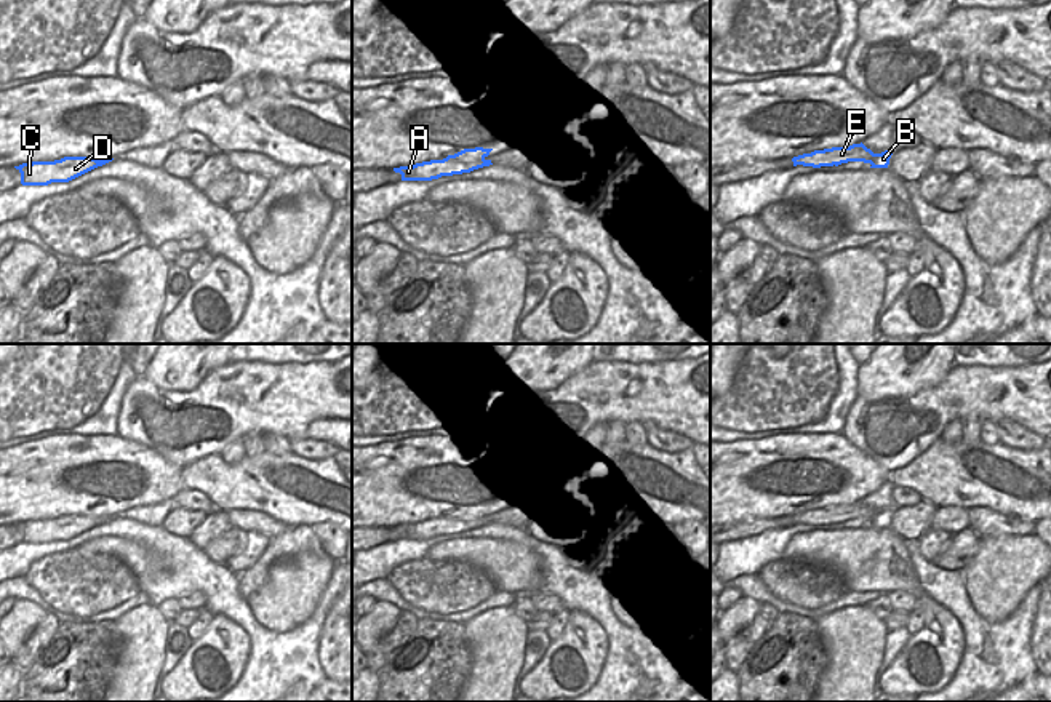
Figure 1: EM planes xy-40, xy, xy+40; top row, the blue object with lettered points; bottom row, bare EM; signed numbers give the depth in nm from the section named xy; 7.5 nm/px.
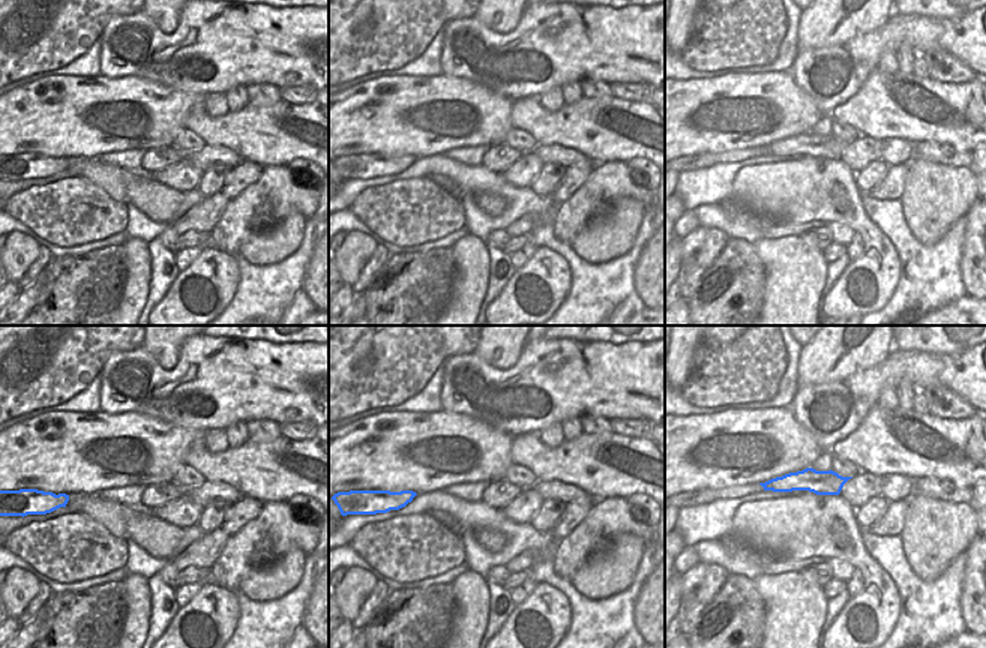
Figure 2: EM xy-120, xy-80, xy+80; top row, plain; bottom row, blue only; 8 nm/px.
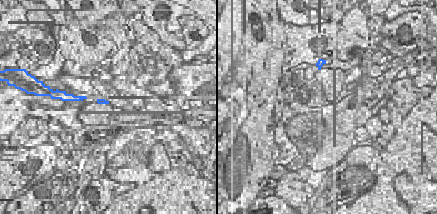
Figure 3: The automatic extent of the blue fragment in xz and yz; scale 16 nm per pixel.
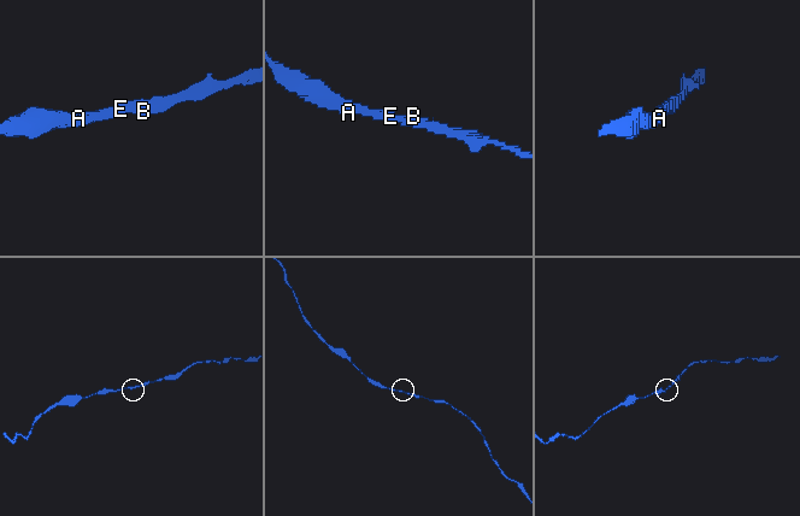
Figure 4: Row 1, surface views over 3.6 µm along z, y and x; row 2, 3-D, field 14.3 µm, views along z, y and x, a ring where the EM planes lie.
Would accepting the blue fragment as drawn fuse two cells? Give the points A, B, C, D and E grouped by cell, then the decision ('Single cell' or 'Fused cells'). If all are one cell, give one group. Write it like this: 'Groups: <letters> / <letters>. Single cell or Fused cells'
Groups: A B C D E. Single cell.

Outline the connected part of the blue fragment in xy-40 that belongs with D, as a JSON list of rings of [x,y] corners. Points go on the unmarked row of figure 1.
[[[64,515],[54,520],[22,521],[14,526],[21,531],[22,544],[48,544],[51,540],[69,540],[112,518],[114,517]]]

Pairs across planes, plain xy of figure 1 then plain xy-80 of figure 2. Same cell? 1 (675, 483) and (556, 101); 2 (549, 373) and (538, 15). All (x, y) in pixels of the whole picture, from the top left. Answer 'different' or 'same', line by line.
1: different
2: different

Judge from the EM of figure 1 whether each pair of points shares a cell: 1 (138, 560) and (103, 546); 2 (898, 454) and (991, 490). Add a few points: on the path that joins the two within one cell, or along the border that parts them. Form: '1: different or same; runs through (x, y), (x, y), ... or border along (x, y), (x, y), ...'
1: same; runs through (130, 554), (111, 546)
2: different; border along (939, 437), (904, 466), (890, 472)

